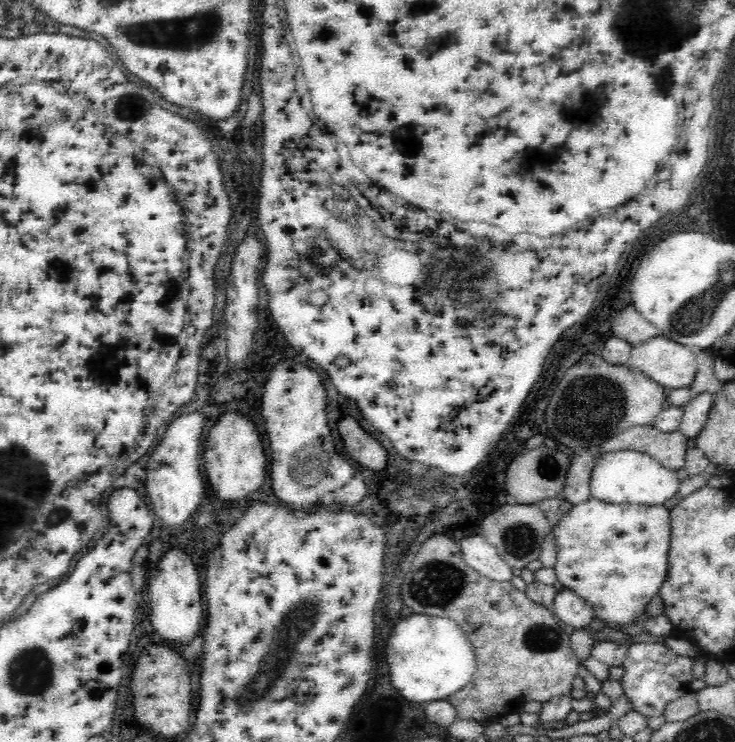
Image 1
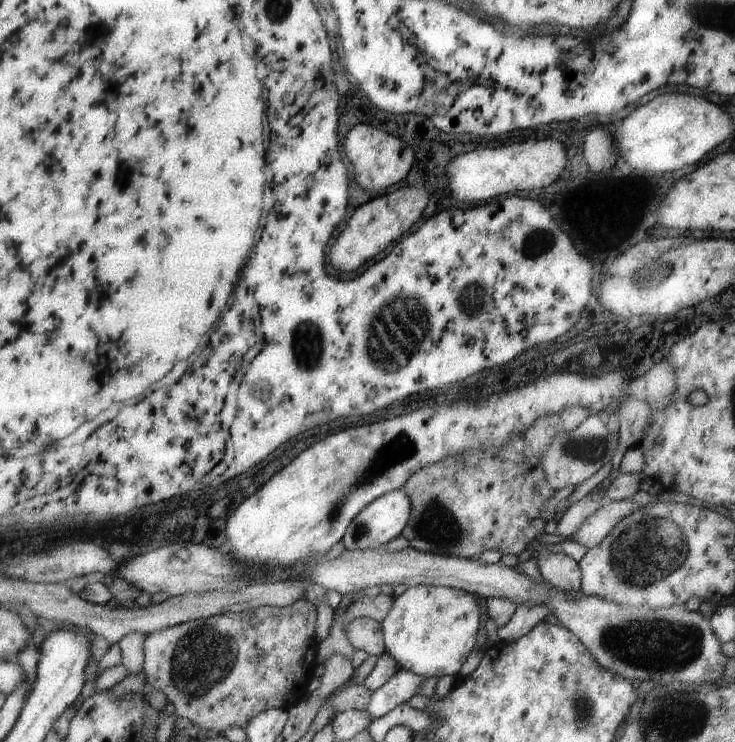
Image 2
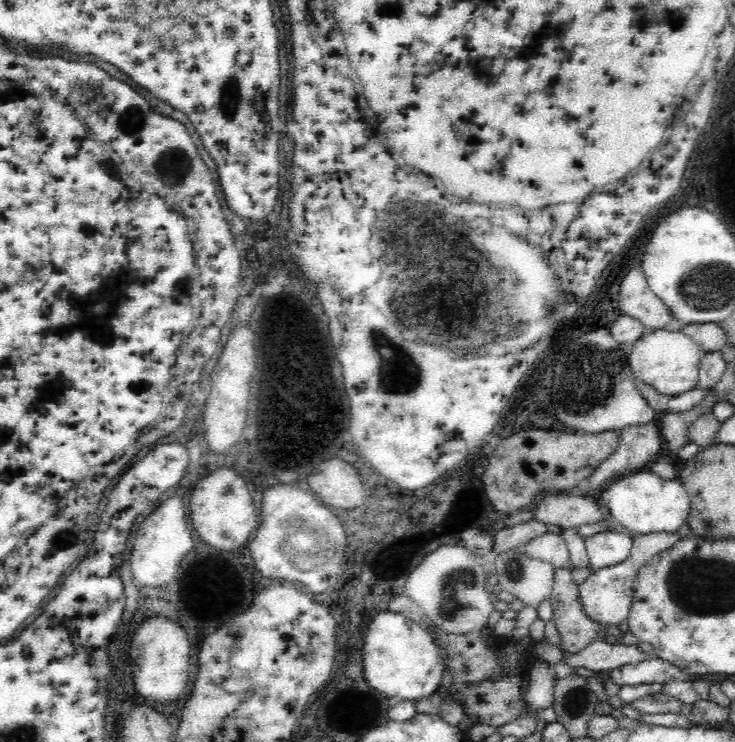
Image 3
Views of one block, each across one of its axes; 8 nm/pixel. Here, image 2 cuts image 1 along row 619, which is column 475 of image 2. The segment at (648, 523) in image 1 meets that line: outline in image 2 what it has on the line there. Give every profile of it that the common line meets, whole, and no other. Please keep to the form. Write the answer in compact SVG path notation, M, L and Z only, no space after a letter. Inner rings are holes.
M416 585L409 587L402 595L393 599L392 608L381 621L386 652L396 658L400 669L418 674L422 678L442 678L446 674L457 676L462 664L476 645L476 634L482 624L482 612L474 594L452 587Z

